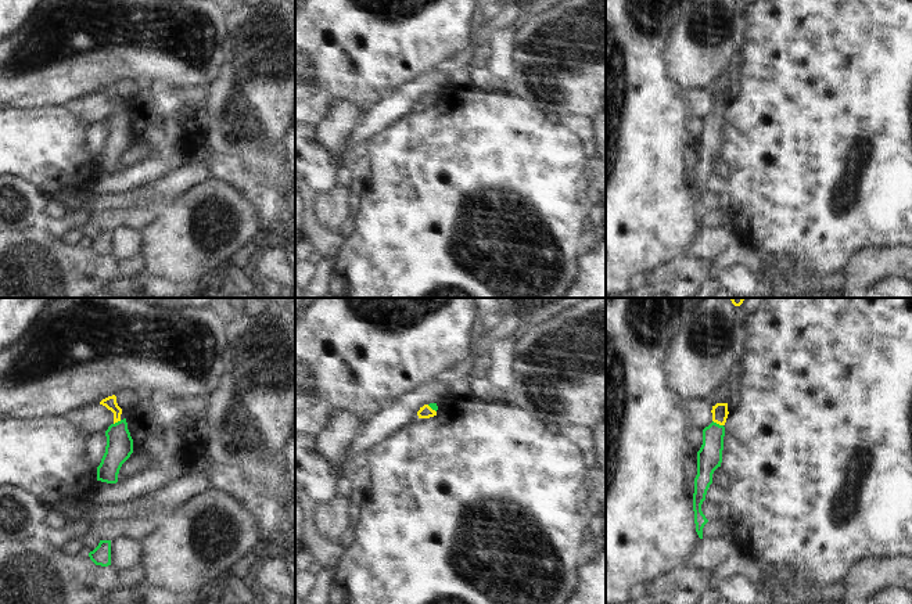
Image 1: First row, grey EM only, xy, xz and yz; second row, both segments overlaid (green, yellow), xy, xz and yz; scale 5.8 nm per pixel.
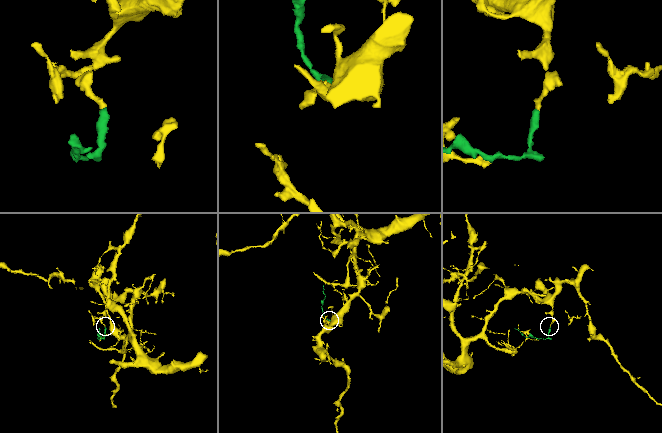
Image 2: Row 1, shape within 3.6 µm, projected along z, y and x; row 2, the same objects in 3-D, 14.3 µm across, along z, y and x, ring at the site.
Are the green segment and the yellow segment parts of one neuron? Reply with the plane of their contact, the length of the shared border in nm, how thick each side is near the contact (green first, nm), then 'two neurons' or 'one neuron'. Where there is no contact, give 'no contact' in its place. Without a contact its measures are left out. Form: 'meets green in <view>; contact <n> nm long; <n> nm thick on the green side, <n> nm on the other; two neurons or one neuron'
meets green in yz; contact 70 nm long; 140 nm thick on the green side, 100 nm on the other; one neuron

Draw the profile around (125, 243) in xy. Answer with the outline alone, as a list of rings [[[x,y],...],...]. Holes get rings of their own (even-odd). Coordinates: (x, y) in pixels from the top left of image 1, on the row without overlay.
[[[116,227],[111,230],[111,255],[116,259],[132,258],[141,252],[141,236],[139,230]]]

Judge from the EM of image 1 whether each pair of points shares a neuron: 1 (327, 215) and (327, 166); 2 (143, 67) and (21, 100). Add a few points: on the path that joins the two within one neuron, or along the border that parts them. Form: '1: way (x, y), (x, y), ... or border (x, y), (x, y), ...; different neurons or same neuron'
1: border (337, 186), (316, 196); different neurons
2: way (112, 67), (54, 67), (51, 69); same neuron

